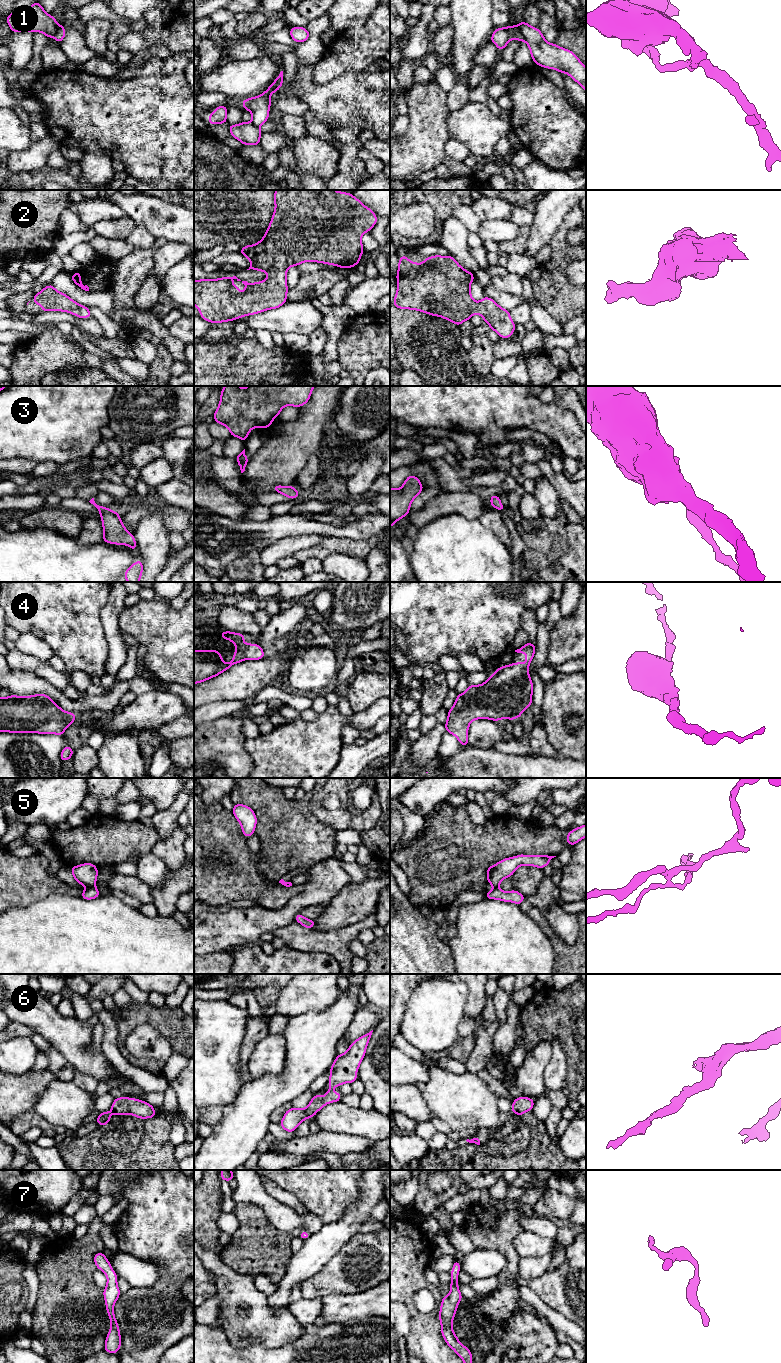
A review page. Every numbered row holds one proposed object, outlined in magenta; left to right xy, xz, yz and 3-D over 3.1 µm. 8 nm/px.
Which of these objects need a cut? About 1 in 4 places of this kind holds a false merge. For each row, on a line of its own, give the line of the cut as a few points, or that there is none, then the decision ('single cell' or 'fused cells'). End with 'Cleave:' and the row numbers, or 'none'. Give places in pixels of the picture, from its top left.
1: cut yz (517, 25), (523, 39); fused cells
2: cut none; single cell
3: cut none; single cell
4: cut none; single cell
5: cut xy (94, 885), (86, 888); fused cells
6: cut none; single cell
7: cut none; single cell
Cleave: 1, 5

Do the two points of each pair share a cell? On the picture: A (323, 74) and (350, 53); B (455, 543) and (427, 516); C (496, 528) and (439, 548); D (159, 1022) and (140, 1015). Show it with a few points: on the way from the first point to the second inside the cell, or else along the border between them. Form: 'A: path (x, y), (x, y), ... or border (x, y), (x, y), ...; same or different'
A: path (330, 67), (343, 55); same
B: border (454, 512), (448, 515), (441, 515), (418, 529); different
C: border (478, 519), (507, 547); different
D: path (154, 1017), (152, 1015), (145, 1015); same

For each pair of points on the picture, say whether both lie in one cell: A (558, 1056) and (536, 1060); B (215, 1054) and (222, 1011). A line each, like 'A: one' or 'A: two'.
A: two
B: one

